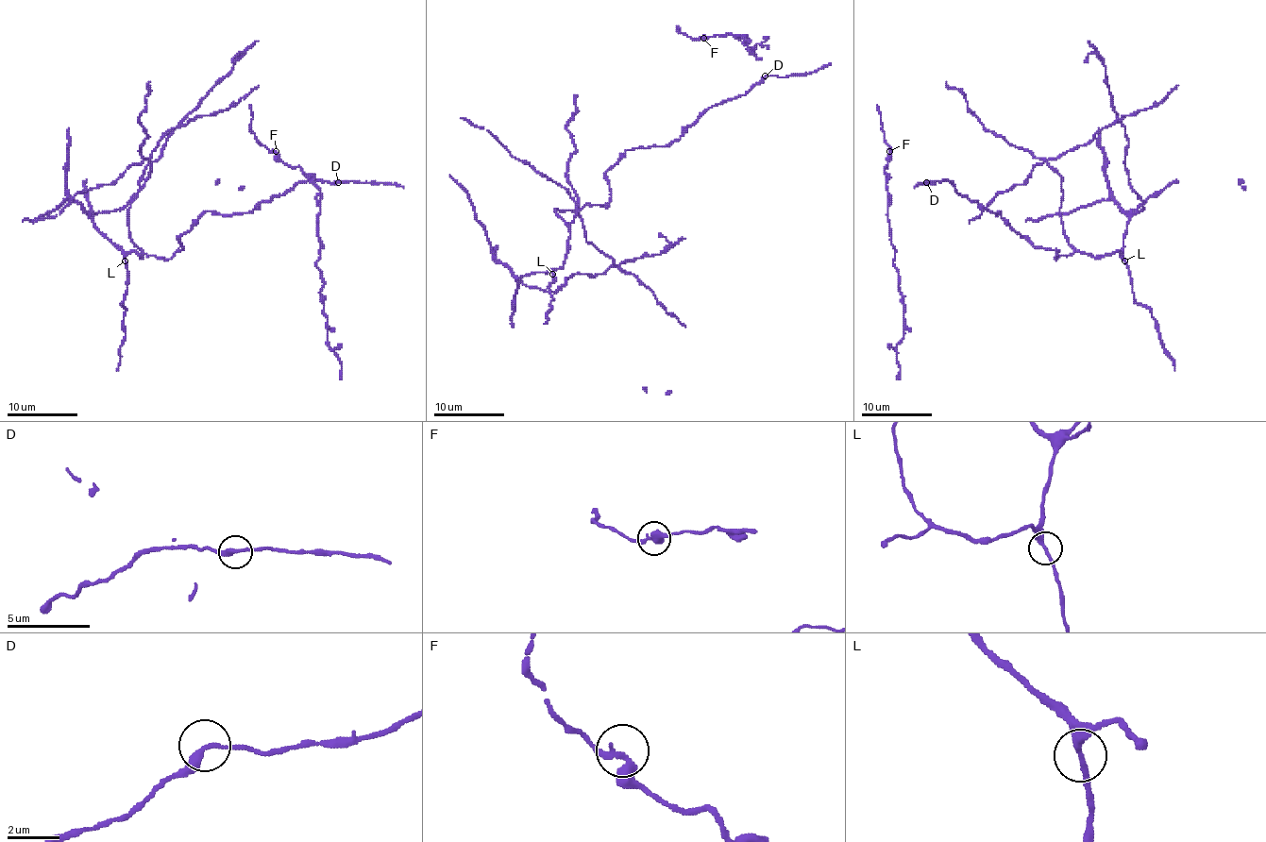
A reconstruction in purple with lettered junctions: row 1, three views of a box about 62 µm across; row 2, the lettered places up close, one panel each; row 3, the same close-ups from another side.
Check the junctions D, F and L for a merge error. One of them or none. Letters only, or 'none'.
none

